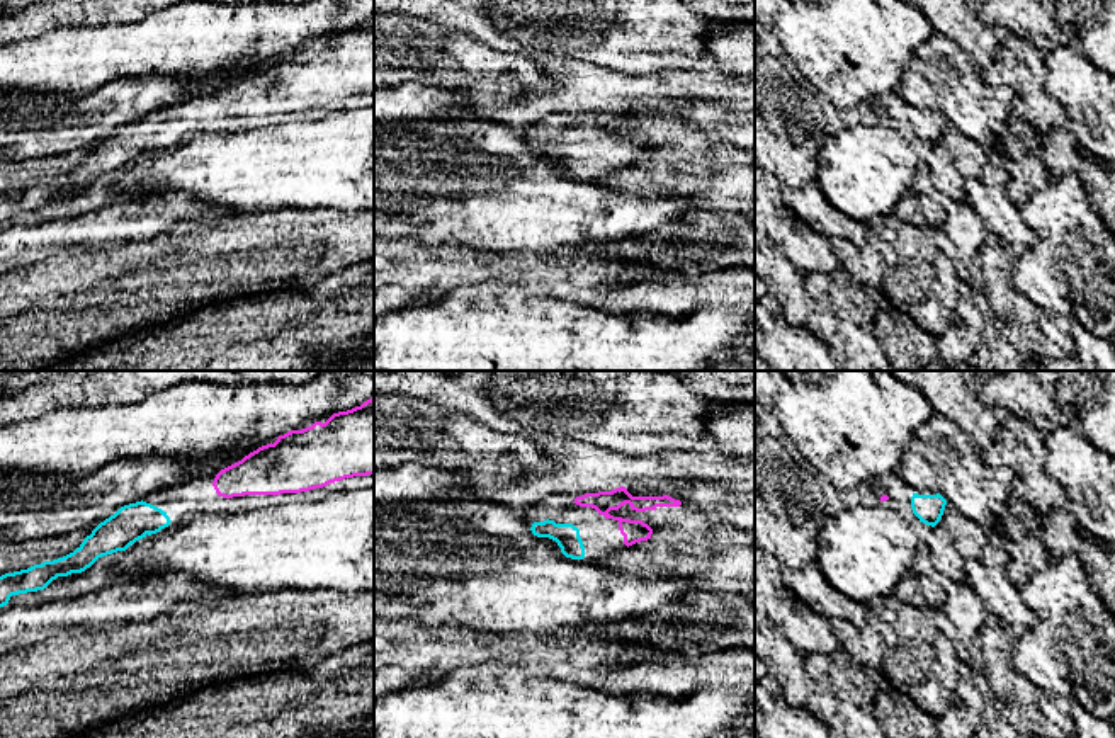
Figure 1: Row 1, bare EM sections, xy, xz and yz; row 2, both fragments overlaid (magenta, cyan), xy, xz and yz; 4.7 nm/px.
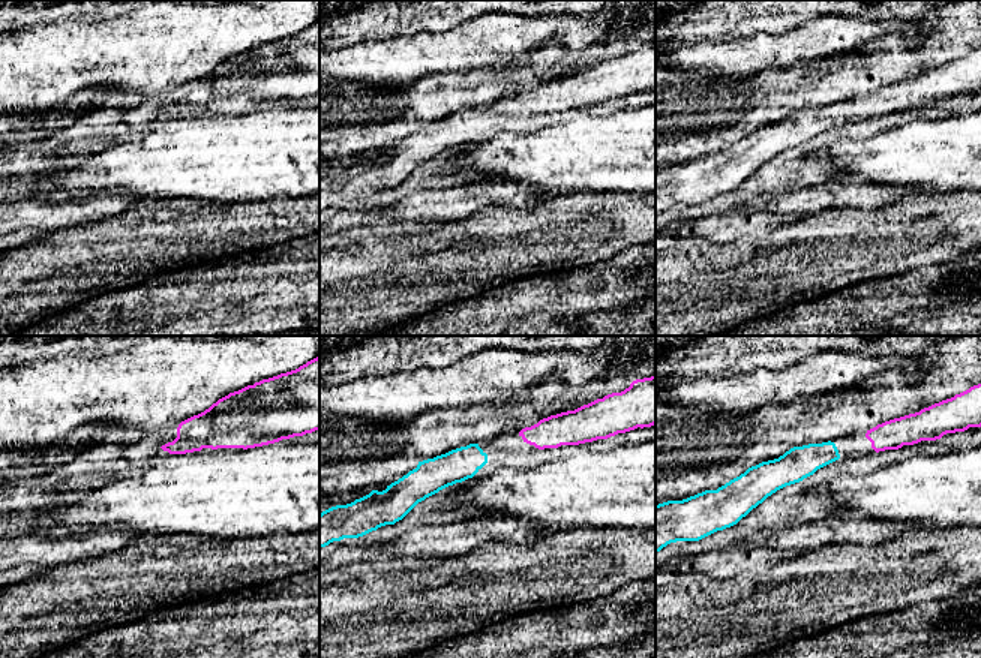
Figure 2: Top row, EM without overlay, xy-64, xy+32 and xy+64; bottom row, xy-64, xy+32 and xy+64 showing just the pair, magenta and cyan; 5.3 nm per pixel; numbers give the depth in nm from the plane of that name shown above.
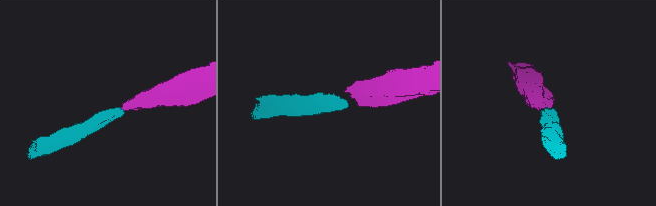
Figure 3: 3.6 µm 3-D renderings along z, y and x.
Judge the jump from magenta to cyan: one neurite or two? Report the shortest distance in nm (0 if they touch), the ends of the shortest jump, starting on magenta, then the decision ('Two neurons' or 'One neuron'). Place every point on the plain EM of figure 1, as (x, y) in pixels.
Distance 100 nm. Across: xz (580, 124), (571, 143). One neuron

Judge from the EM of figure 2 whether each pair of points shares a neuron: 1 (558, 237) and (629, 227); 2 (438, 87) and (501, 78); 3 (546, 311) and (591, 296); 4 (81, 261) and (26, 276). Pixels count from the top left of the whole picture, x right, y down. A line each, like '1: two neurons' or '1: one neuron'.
1: one neuron
2: one neuron
3: one neuron
4: one neuron

